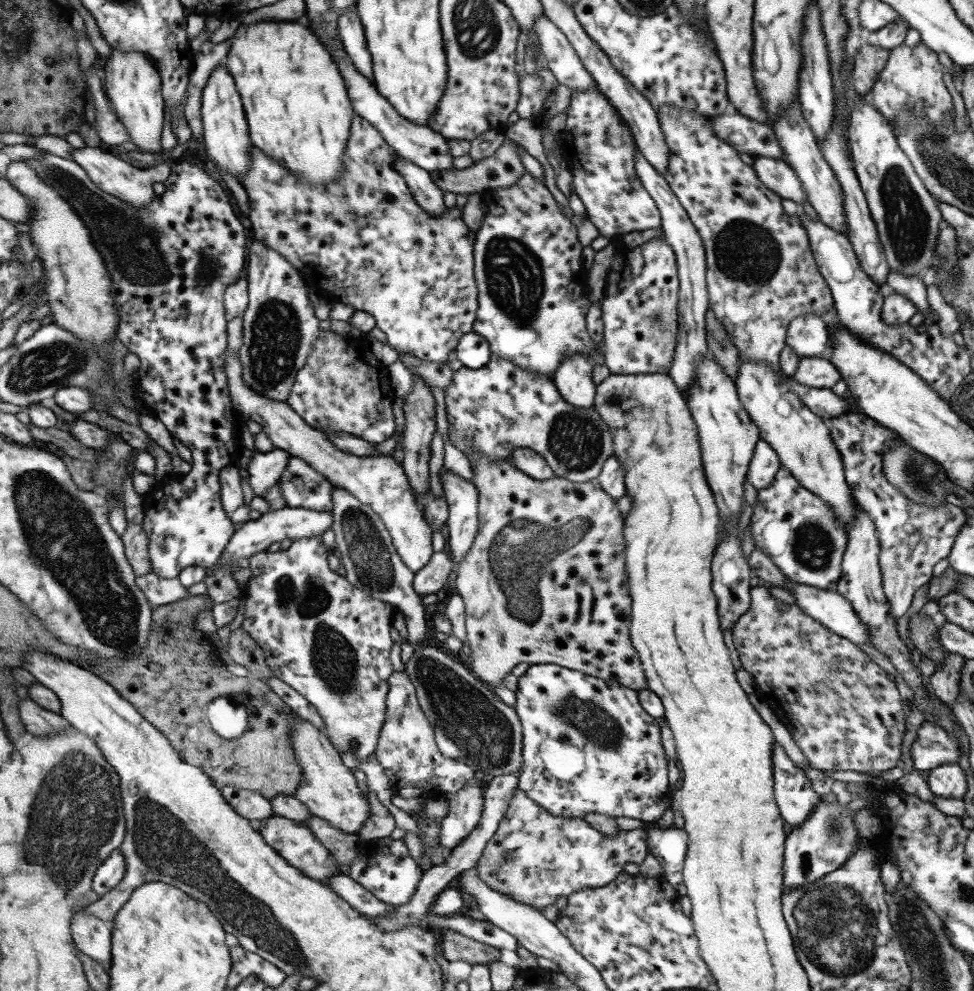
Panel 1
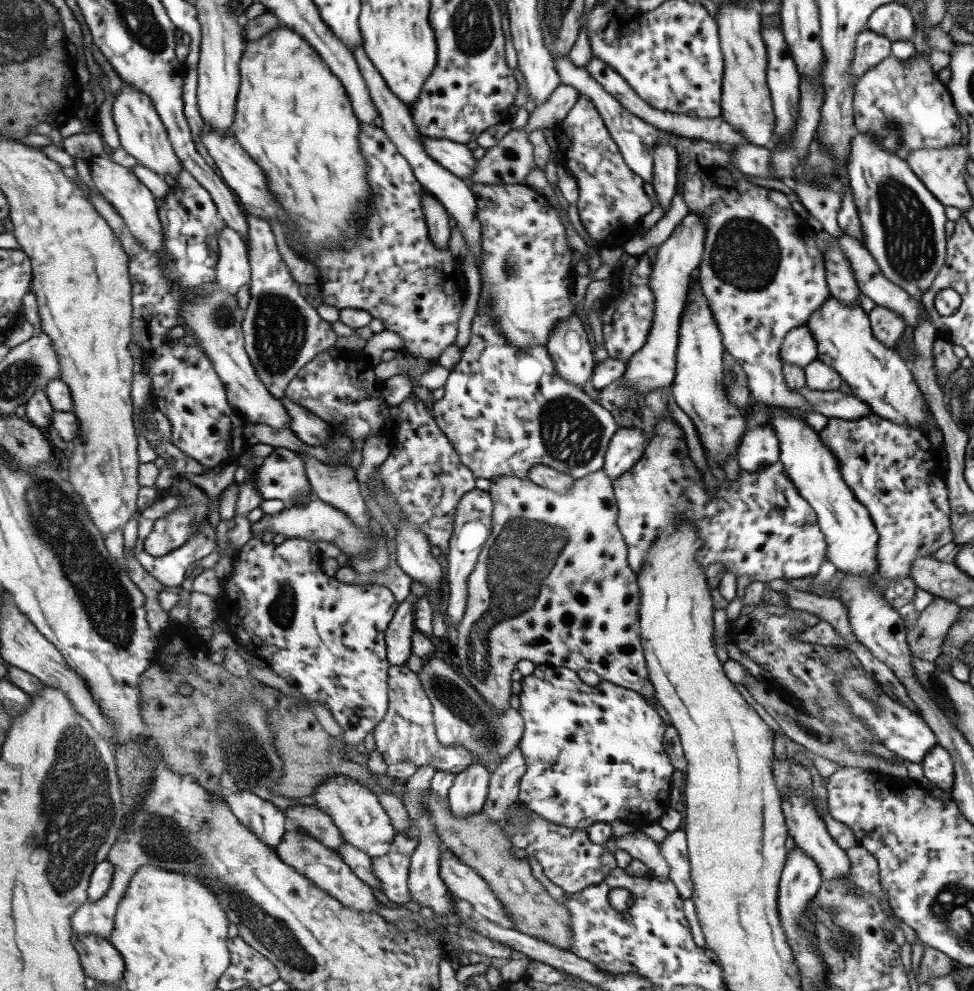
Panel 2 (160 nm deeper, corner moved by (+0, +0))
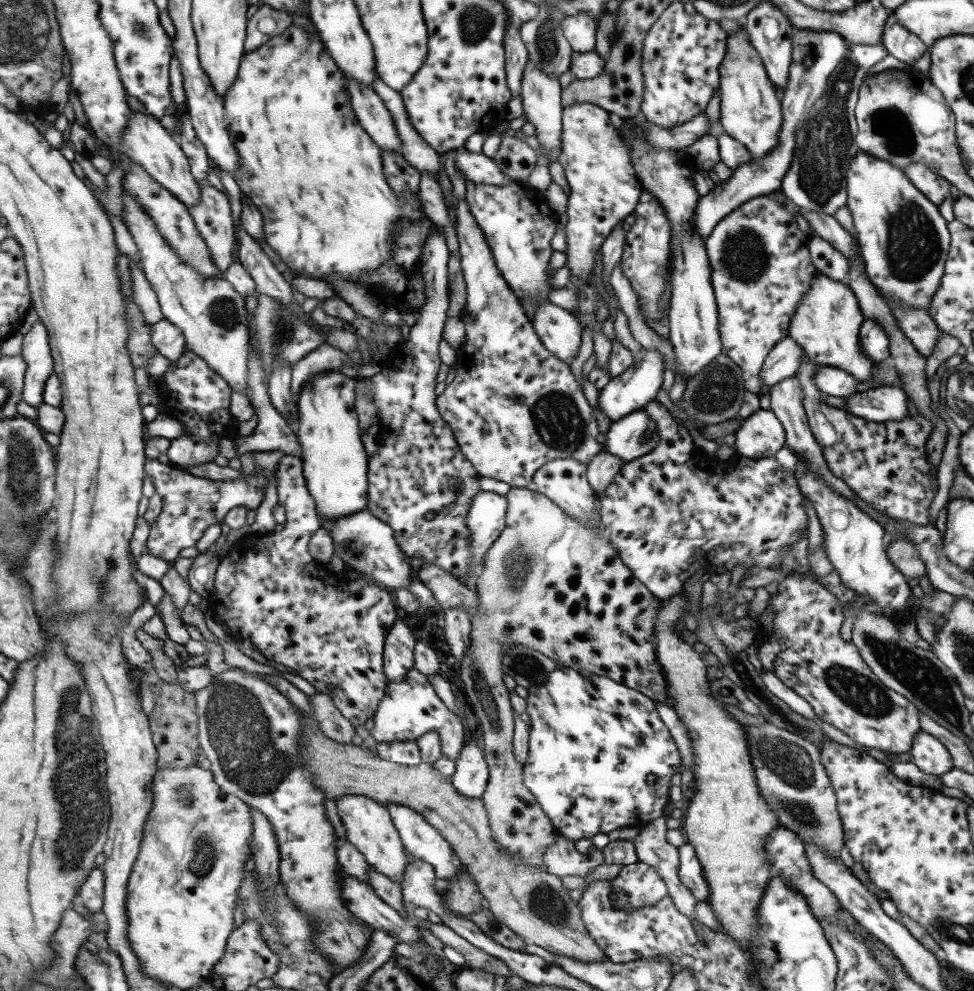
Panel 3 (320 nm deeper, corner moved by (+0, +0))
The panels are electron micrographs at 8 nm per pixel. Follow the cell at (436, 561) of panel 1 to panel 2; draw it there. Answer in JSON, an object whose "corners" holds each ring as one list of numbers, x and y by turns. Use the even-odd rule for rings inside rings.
{"corners":[[412,580,410,593,406,599,399,603,397,610,393,613,387,628,384,630,384,643,386,646,386,659,391,666,401,666,411,653,411,635,414,631,413,609,418,598,425,597,426,588,424,584]]}

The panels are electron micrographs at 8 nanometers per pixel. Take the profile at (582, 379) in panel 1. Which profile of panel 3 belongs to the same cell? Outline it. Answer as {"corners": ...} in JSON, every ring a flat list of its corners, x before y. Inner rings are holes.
{"corners":[[542,302,530,318,534,333,543,346,565,364,570,364,579,348,582,328,568,310]]}

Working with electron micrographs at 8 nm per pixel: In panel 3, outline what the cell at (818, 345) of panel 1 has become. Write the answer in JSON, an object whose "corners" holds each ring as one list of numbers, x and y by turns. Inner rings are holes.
{"corners":[[789,336,778,340,764,358,760,371,760,384,773,386,784,378,793,376,804,352,796,345]]}

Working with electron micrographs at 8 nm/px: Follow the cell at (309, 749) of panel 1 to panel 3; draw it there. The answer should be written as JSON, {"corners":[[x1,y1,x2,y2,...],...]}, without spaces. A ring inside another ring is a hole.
{"corners":[[357,794,340,796,336,804,340,821,345,827,345,840,364,856,368,866,384,874,391,882,401,883,408,863,398,829,390,818,389,809,375,799]]}

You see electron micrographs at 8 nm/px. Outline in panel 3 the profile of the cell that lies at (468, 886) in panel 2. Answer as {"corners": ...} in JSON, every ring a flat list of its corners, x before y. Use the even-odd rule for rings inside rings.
{"corners":[[383,804,389,809,390,818,394,826,398,829,399,838,402,841,404,850,411,854,413,859,419,859,427,862,433,867,434,876,444,880,460,877,463,865,459,862,451,845,435,830,425,819,414,810,398,804]]}

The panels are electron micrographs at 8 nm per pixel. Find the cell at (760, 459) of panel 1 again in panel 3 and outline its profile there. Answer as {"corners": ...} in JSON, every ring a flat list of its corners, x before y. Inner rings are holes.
{"corners":[[759,408,741,422,733,432,736,457,770,458,784,445,783,427,770,408]]}

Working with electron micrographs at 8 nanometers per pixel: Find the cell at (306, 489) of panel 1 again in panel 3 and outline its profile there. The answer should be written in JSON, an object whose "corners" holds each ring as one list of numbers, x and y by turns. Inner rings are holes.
{"corners":[[147,460,146,477,153,479,156,493,162,499,162,510,151,524,148,538,150,554,162,561,177,560,179,552,195,546,209,526,223,524,229,511,241,506,257,509,267,498,267,478,262,471,257,471,256,484,253,484,251,476,245,476,242,480,216,481,193,476,183,468,171,464]]}

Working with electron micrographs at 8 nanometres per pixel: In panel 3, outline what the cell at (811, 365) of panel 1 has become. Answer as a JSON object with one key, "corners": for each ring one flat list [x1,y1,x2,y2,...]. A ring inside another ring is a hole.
{"corners":[[820,365,814,372,812,381,823,394,838,396,842,399,855,392,857,382,856,378,845,370,827,365]]}

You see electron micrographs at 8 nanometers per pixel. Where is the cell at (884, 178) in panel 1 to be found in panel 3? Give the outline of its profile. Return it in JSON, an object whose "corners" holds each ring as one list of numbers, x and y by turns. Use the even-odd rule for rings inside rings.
{"corners":[[862,150,847,169,846,207,852,216,858,252,870,283,888,300,927,309,939,288,950,234,937,206,921,194,902,169]]}

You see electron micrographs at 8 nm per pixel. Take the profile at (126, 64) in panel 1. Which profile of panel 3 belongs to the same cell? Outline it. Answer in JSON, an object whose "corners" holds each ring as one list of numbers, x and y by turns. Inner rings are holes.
{"corners":[[135,111,123,136,122,150,125,154,134,158,135,162,143,166,153,178,158,179,187,206,196,206,200,203,202,189,199,188,199,180,195,178,190,159,179,142,173,138,172,133,162,125,160,119,151,114,145,115]]}

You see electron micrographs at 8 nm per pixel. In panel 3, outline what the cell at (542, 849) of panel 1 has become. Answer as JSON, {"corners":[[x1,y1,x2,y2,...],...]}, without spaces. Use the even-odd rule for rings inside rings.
{"corners":[[555,831,554,842,546,846,542,859,546,872,561,878,565,875,578,874,583,876,591,872,592,868,603,864,601,851,591,845,585,853,579,853,573,847,573,840,565,838]]}

